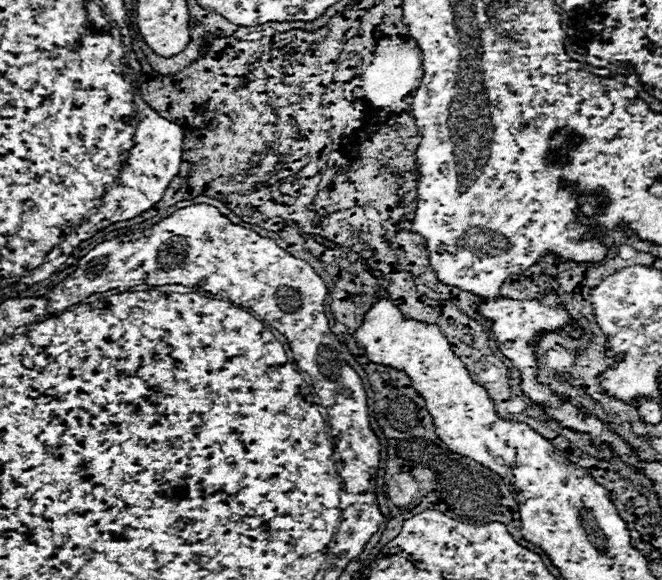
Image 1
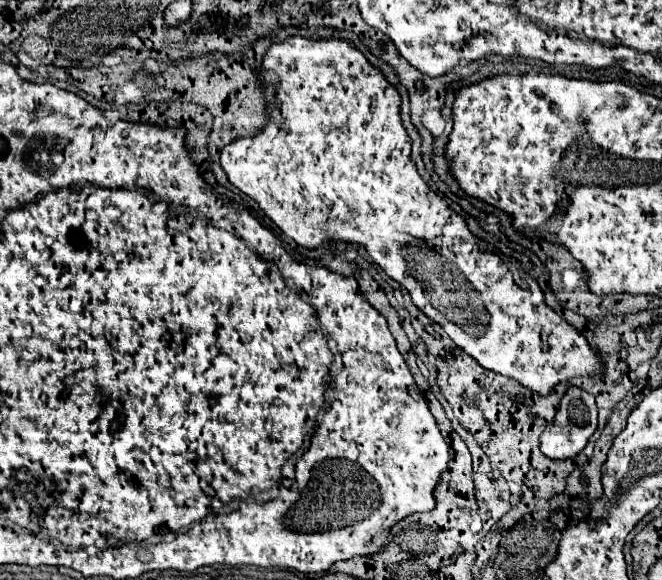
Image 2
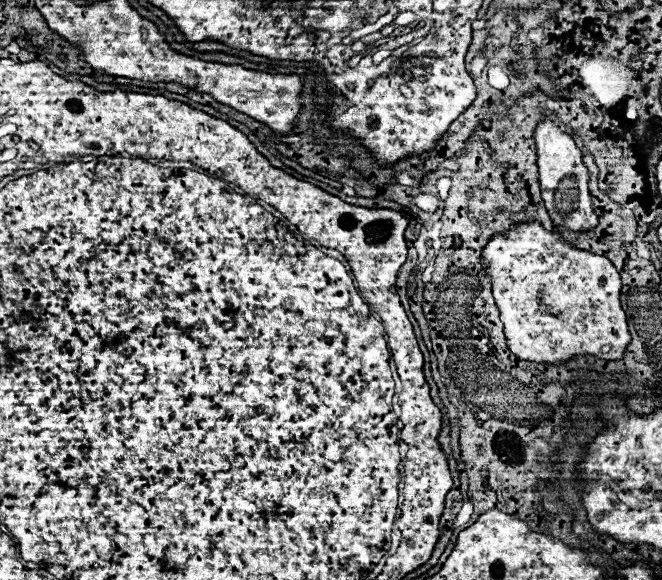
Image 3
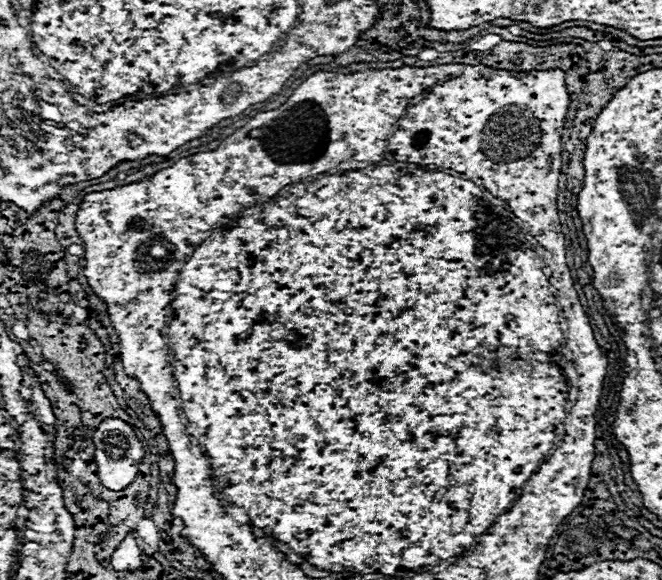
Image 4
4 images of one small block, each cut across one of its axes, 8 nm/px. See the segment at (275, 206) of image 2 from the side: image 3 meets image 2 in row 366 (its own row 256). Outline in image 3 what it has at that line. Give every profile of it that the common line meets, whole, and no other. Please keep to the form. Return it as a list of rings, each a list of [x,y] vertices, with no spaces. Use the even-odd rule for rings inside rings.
[[[538,222],[518,224],[508,234],[492,236],[482,252],[486,276],[492,280],[492,296],[504,322],[504,332],[512,354],[520,360],[552,364],[566,364],[574,356],[590,354],[602,360],[622,360],[630,344],[626,314],[620,302],[620,276],[606,256],[572,248],[560,234],[546,232]]]

